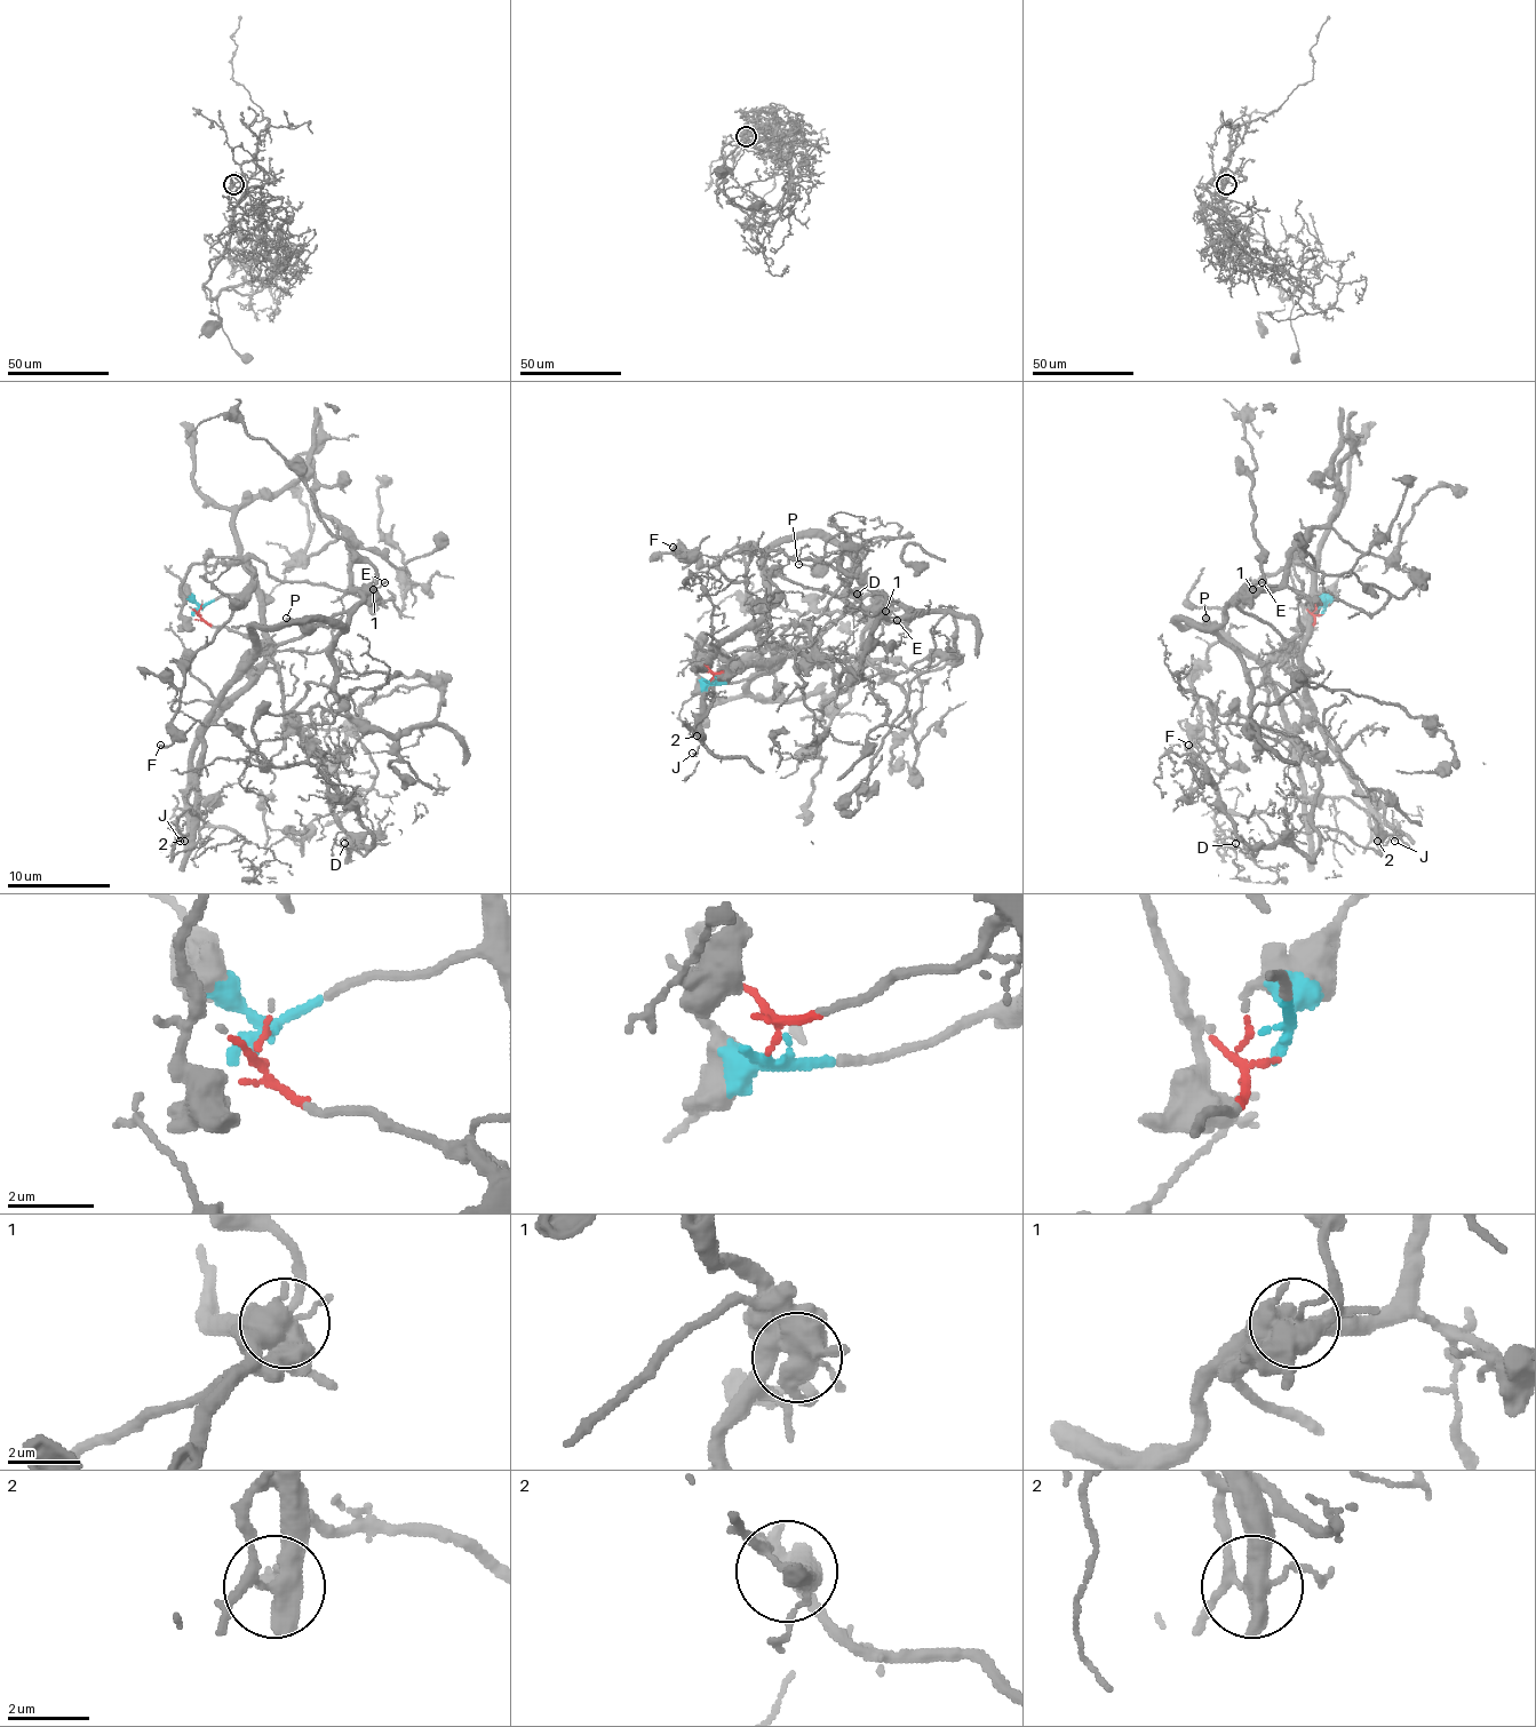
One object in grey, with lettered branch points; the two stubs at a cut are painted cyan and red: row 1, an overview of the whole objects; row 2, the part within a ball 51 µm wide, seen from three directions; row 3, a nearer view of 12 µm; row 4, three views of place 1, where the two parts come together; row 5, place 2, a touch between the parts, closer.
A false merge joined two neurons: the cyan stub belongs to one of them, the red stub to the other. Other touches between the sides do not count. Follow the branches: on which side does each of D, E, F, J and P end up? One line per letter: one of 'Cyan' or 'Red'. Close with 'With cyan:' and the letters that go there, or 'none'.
D: Red
E: Red
F: Cyan
J: Red
P: Red
With cyan: F

